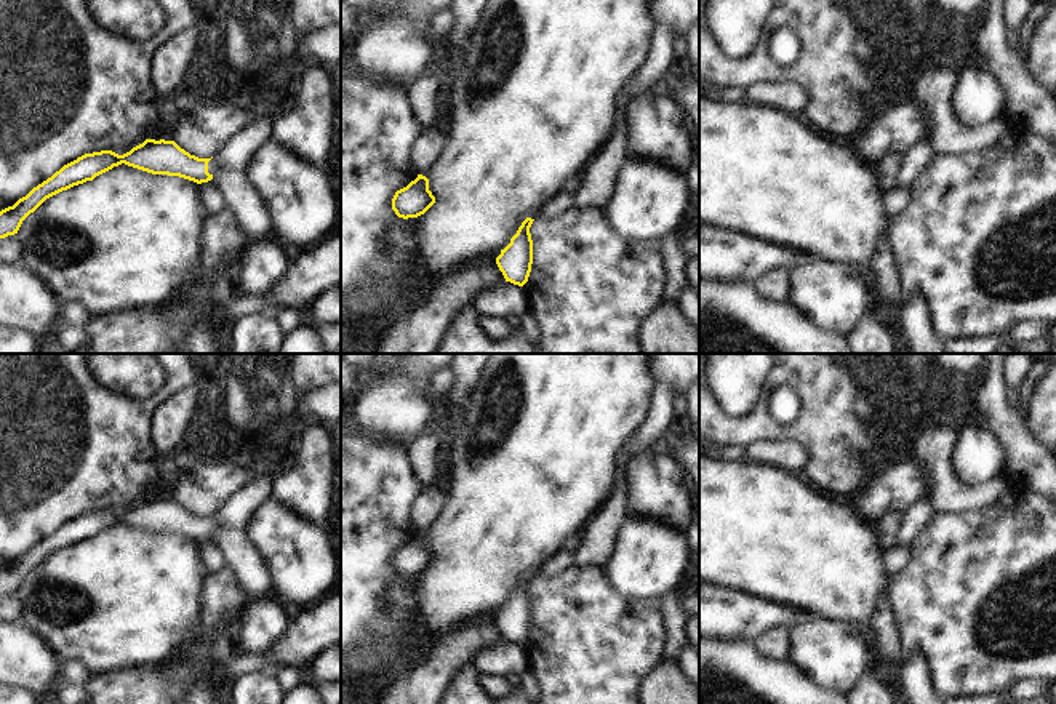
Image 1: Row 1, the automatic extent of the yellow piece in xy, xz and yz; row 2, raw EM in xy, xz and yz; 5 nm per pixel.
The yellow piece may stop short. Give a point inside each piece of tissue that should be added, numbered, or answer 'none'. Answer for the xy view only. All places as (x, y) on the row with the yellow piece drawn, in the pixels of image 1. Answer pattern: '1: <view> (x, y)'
1: xy (237, 157)

